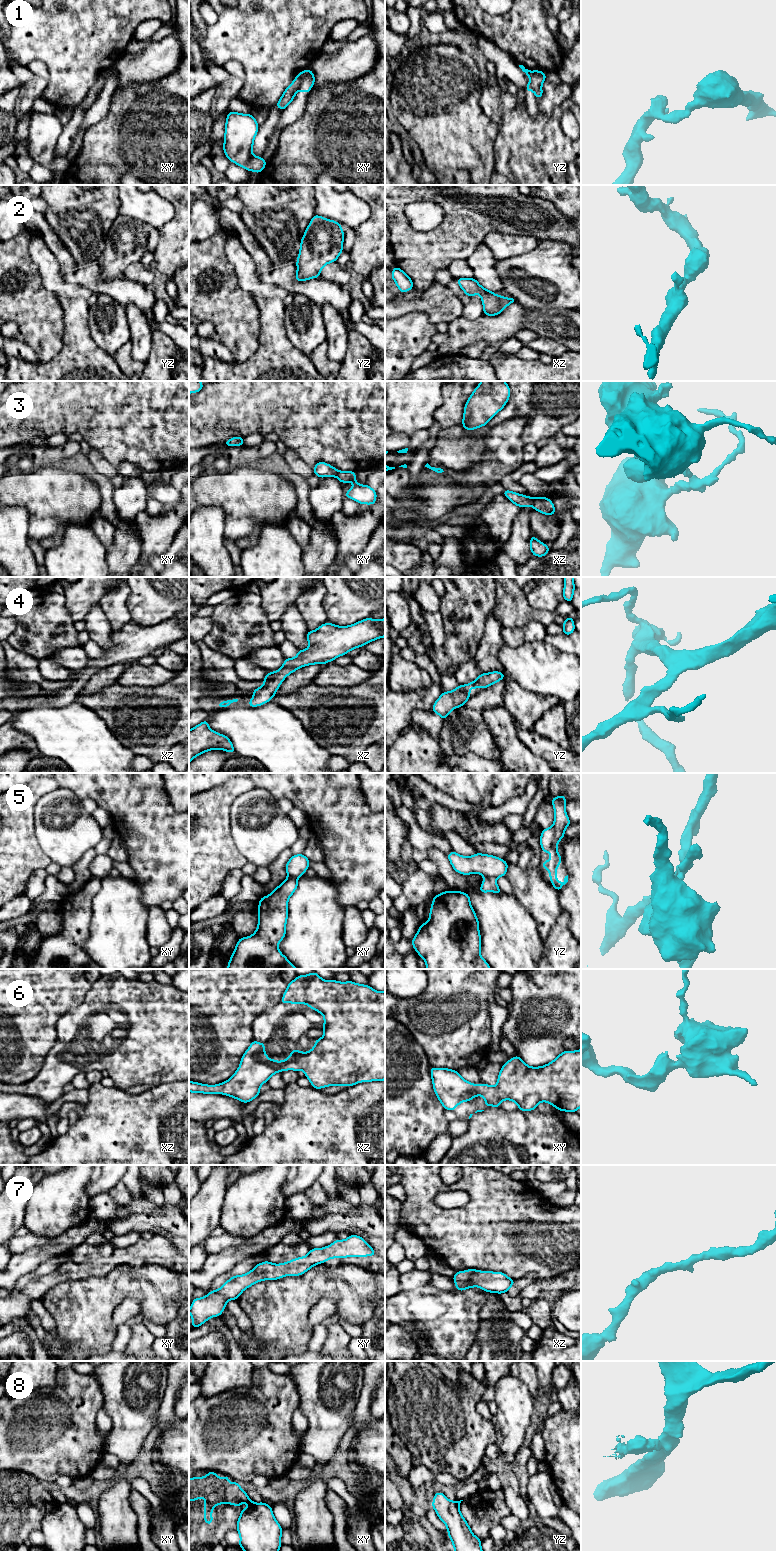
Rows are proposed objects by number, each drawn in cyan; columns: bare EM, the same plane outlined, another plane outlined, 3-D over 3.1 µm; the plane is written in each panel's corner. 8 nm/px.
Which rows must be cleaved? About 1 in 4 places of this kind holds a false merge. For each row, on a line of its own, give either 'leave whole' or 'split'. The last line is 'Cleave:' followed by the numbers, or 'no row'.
1: split
2: leave whole
3: split
4: leave whole
5: split
6: leave whole
7: leave whole
8: split
Cleave: 1, 3, 5, 8

